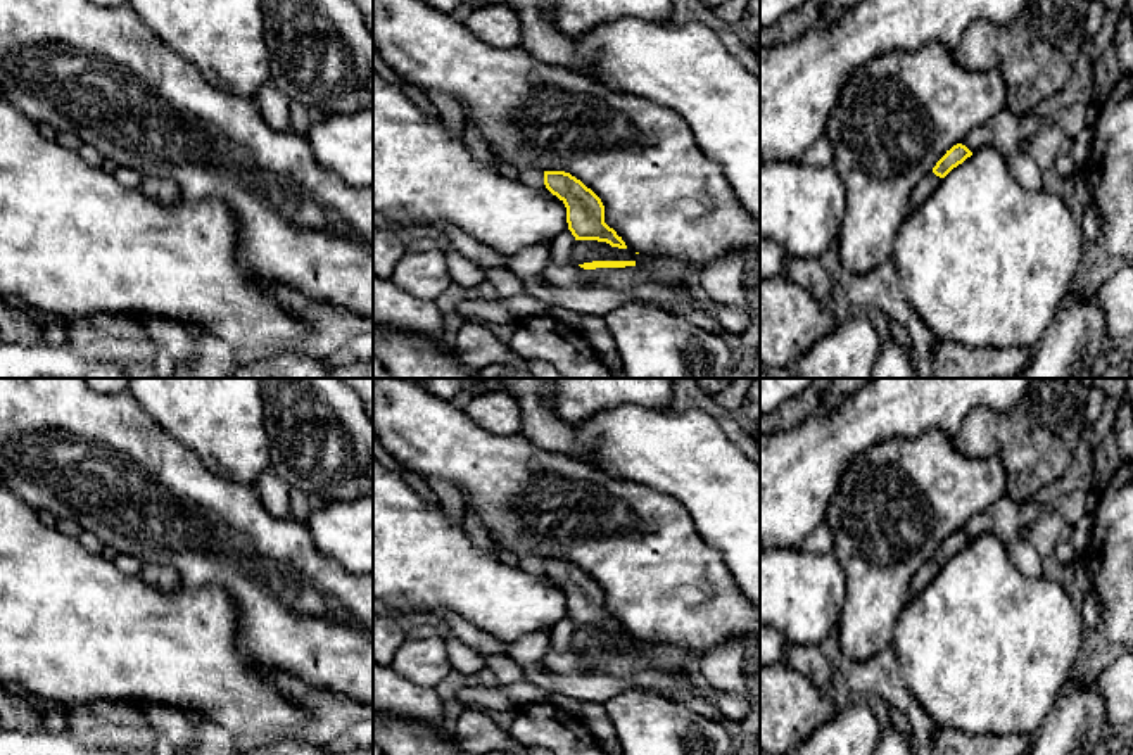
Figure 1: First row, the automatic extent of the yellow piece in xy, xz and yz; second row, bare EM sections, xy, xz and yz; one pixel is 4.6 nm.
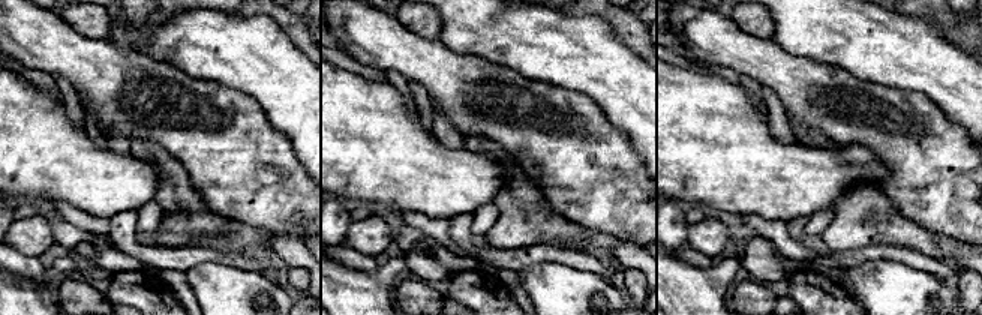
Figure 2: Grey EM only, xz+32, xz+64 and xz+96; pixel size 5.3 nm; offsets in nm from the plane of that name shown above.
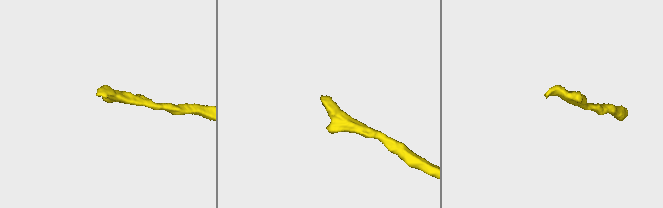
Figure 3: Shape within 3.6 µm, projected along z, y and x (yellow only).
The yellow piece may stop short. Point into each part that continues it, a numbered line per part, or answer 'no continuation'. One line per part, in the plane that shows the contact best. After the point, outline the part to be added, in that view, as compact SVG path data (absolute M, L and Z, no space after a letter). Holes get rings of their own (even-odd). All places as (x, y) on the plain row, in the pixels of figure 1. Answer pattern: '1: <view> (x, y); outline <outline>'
1: yz (930, 569); outline M929 558L914 575L908 587L908 600L921 594L927 584L936 577L936 574L943 568L943 565L936 563Z

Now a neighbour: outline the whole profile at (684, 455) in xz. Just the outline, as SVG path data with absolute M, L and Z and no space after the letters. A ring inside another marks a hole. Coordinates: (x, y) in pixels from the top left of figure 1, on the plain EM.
M622 404L572 430L577 449L610 477L648 485L684 504L698 534L720 553L741 593L760 610L760 466L725 437L710 415L701 409L674 413Z

